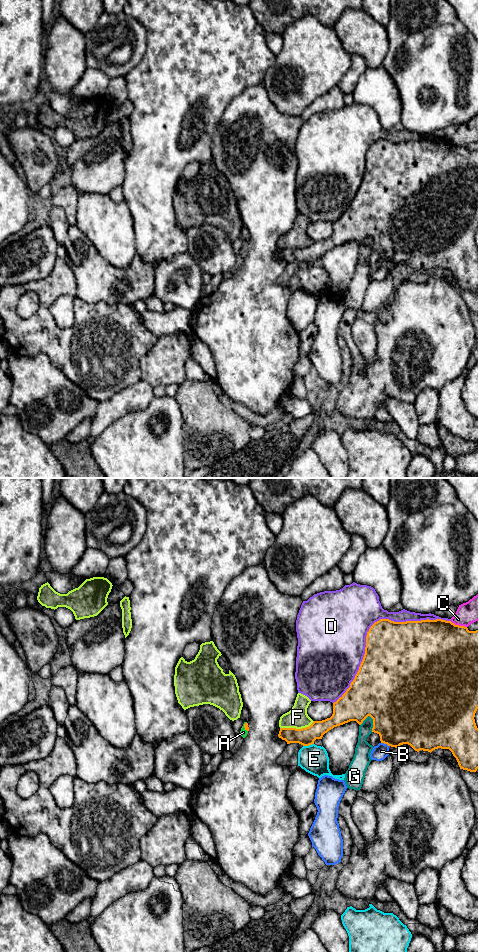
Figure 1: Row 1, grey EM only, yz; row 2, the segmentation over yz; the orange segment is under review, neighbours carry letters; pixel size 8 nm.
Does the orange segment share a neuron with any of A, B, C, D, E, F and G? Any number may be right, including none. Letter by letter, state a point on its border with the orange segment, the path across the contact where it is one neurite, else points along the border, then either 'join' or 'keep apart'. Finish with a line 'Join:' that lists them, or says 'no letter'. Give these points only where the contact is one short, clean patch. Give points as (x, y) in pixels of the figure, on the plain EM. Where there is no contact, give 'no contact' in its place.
A: meets orange in yz at (244, 247); runs through yz (246, 247), (244, 247), (243, 252); join
B: meets orange in yz at (385, 263); keep apart
C: meets orange in yz at (458, 145); keep apart
D: meets orange in yz at (372, 145); keep apart
E: meets orange in yz at (308, 265); keep apart
F: meets orange in yz at (297, 249); keep apart
G: meets orange in yz at (373, 243); keep apart
Join: A

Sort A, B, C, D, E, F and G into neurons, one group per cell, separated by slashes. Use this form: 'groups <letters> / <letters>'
groups A / B / C / D / E / F / G

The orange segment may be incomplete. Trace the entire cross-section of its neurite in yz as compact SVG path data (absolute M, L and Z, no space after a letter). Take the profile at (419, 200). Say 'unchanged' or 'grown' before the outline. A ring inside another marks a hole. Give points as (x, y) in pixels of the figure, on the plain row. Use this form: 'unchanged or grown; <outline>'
unchanged; M380 139L367 152L365 174L359 190L350 207L333 223L332 236L314 241L302 249L280 248L278 257L287 264L309 266L334 247L350 241L361 245L370 236L373 239L372 252L380 256L381 263L395 268L408 264L417 272L449 269L460 289L476 292L479 288L479 249L474 237L478 228L479 149L469 151L465 146L442 139L406 142Z

